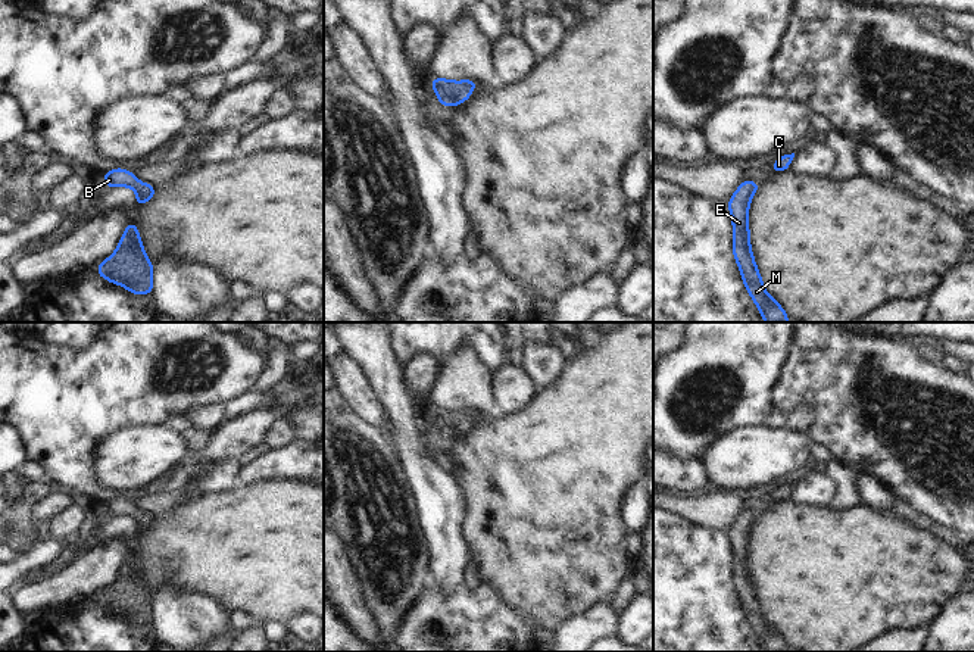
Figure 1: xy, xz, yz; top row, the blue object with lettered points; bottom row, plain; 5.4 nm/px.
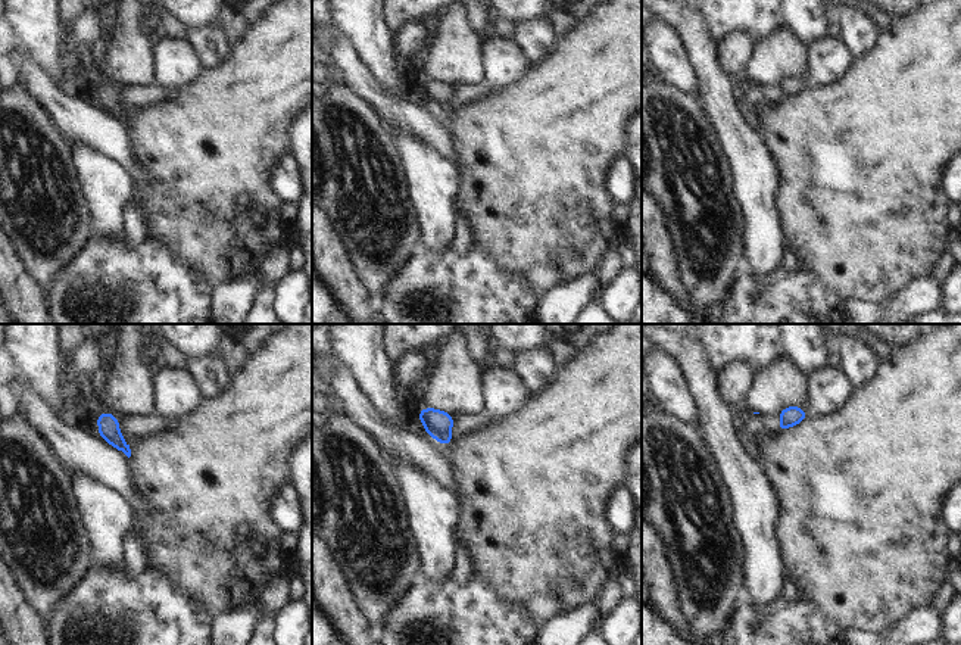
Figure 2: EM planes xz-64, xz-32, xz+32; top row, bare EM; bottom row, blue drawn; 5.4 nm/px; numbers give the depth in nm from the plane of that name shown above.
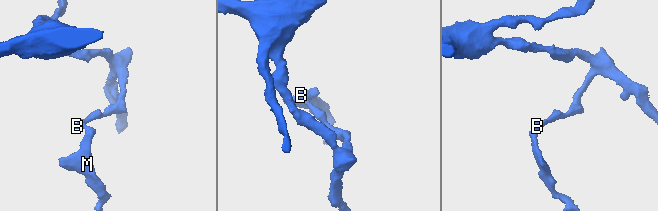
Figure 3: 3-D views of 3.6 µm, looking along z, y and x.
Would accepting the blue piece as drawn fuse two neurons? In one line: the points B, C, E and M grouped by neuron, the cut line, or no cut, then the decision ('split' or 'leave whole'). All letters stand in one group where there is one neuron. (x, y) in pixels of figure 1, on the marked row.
B C E M; no cut; leave whole

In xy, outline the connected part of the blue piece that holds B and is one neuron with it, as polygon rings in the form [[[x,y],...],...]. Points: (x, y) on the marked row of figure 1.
[[[116,168],[103,174],[103,184],[104,187],[134,188],[137,194],[135,208],[143,206],[146,202],[152,200],[156,194],[156,187],[138,181],[132,172],[124,168]]]

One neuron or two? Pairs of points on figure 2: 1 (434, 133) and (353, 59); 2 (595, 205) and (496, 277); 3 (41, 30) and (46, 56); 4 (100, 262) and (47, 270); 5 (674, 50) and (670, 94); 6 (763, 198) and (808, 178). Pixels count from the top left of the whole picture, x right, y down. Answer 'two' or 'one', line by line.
1: one
2: two
3: one
4: two
5: two
6: two

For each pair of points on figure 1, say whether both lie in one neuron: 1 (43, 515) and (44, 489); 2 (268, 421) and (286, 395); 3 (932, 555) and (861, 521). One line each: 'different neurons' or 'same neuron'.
1: different neurons
2: different neurons
3: same neuron

